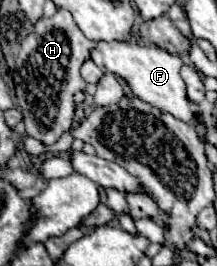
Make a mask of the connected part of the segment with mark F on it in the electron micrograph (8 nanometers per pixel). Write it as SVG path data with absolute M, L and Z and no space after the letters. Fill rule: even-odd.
M98 41L96 47L90 51L90 59L102 69L110 71L112 75L120 77L126 81L130 91L140 97L142 101L172 113L174 117L186 121L186 123L196 123L194 121L194 105L186 101L186 89L184 81L180 77L180 67L184 65L178 55L170 55L164 49L158 47L146 47L138 43L126 43L126 41Z

